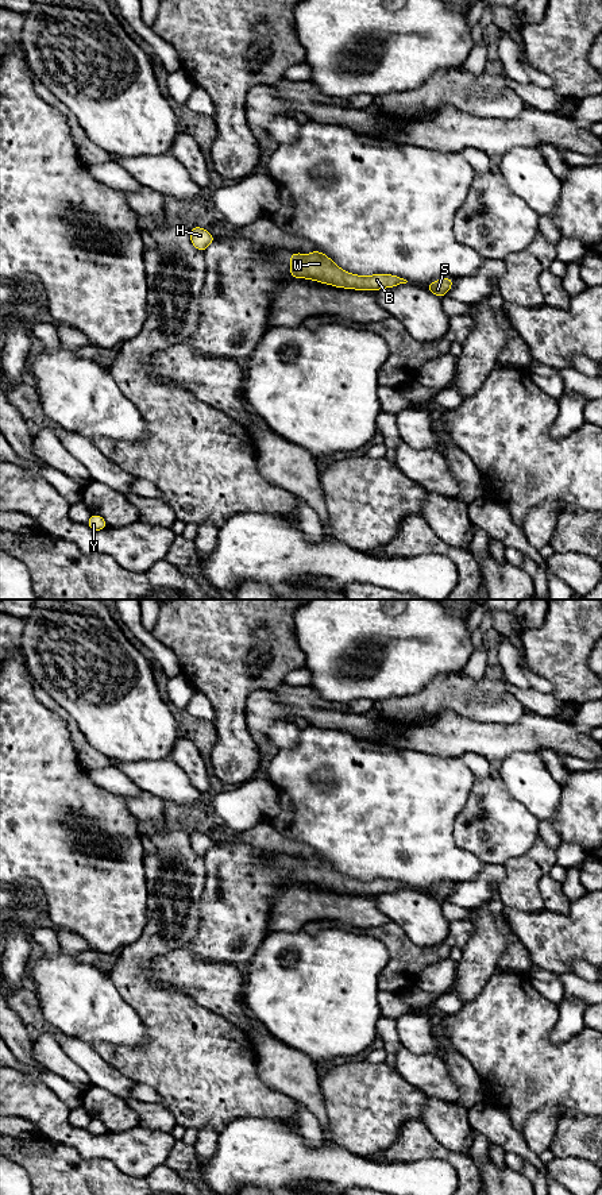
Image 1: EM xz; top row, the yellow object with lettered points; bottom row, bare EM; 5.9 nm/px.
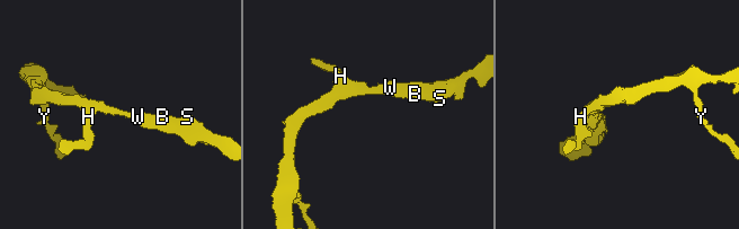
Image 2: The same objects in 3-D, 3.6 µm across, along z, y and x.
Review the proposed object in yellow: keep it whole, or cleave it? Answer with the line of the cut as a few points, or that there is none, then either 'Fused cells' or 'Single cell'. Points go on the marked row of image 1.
No split. Single cell

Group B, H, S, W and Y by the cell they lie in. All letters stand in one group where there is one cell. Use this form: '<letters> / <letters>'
B H S W Y

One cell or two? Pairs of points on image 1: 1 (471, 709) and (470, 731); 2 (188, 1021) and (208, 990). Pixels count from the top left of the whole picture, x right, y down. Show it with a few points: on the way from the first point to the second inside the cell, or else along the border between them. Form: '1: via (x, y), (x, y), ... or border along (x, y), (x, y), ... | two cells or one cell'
1: border along (440, 712), (450, 710), (477, 721), (502, 725) | two cells
2: border along (172, 987), (185, 993), (227, 1020) | two cells

